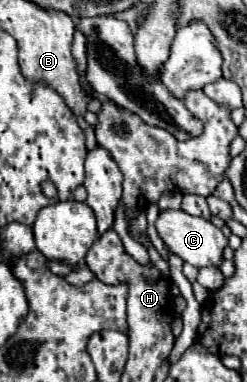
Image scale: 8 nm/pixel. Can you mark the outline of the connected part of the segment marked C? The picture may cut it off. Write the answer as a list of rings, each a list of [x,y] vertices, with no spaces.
[[[161,210],[159,216],[157,216],[157,220],[155,220],[155,228],[157,228],[159,238],[165,242],[165,246],[173,254],[177,254],[183,262],[189,262],[189,264],[193,264],[197,268],[219,266],[221,264],[223,248],[227,244],[227,238],[209,220],[191,216],[191,214],[183,212],[183,210]]]

